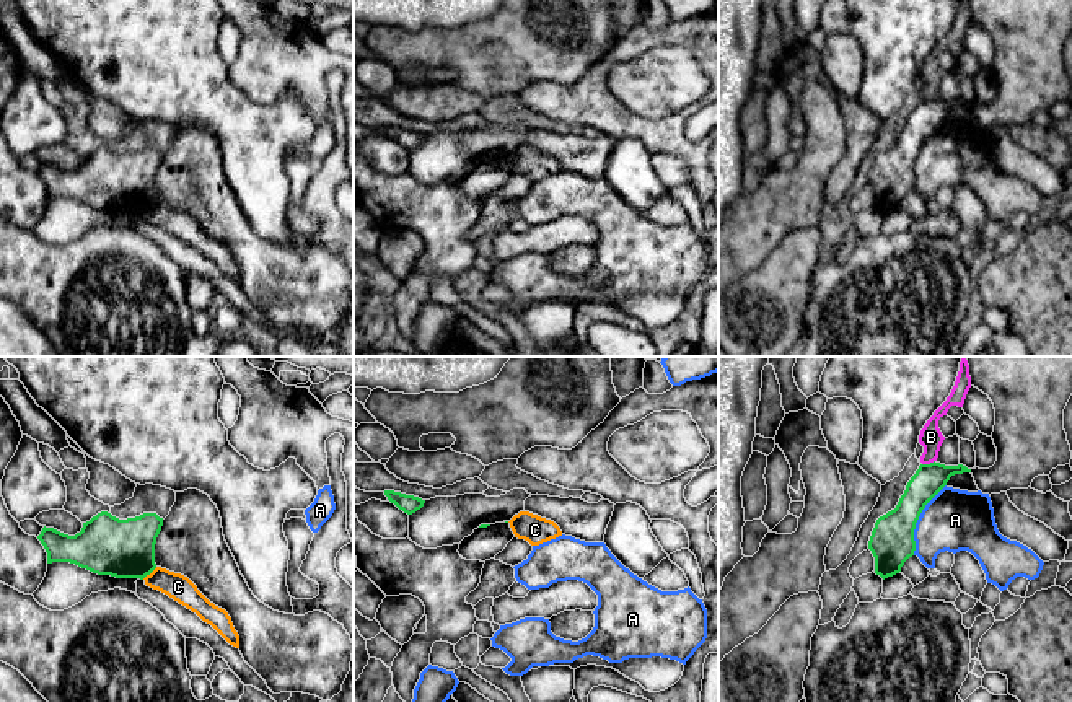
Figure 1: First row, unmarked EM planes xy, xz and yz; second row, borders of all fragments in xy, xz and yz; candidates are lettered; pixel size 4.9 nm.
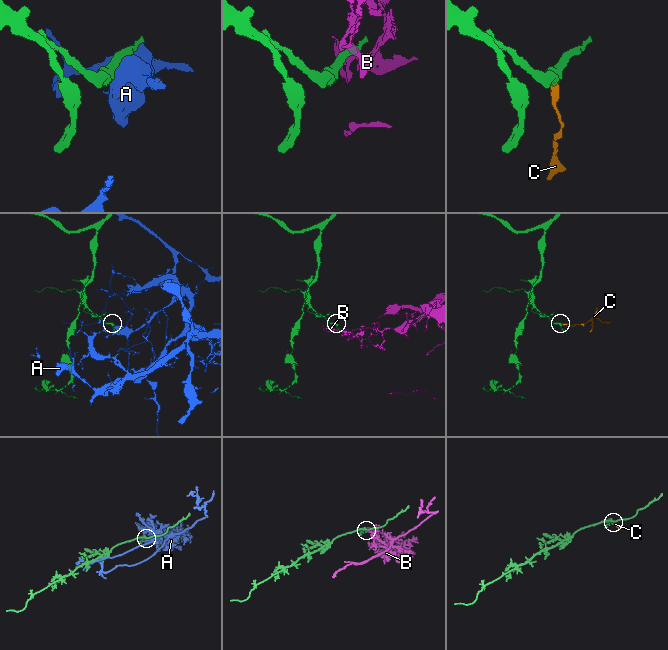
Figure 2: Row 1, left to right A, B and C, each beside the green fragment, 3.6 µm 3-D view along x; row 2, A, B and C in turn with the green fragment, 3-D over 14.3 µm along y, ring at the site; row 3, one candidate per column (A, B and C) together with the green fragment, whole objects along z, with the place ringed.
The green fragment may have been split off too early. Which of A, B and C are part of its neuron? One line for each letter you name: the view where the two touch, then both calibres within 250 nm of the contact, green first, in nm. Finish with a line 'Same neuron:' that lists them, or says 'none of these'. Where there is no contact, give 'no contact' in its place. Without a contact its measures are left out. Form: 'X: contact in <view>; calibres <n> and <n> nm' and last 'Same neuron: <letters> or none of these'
Same neuron: none of these

